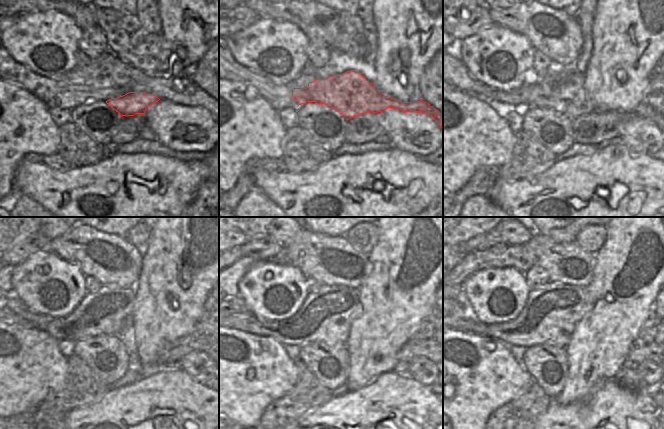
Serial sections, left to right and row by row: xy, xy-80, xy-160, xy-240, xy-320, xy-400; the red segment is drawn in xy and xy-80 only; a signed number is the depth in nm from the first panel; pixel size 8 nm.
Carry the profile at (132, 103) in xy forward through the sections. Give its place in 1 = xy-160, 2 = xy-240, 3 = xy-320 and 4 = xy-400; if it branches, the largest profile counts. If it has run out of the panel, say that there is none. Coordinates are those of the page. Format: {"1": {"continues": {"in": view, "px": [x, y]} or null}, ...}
{"1": {"continues": {"in": "xy-160", "px": [568, 96]}}, "2": {"continues": {"in": "xy-240", "px": [16, 307]}}, "3": {"continues": {"in": "xy-320", "px": [239, 307]}}, "4": {"continues": {"in": "xy-400", "px": [463, 310]}}}

